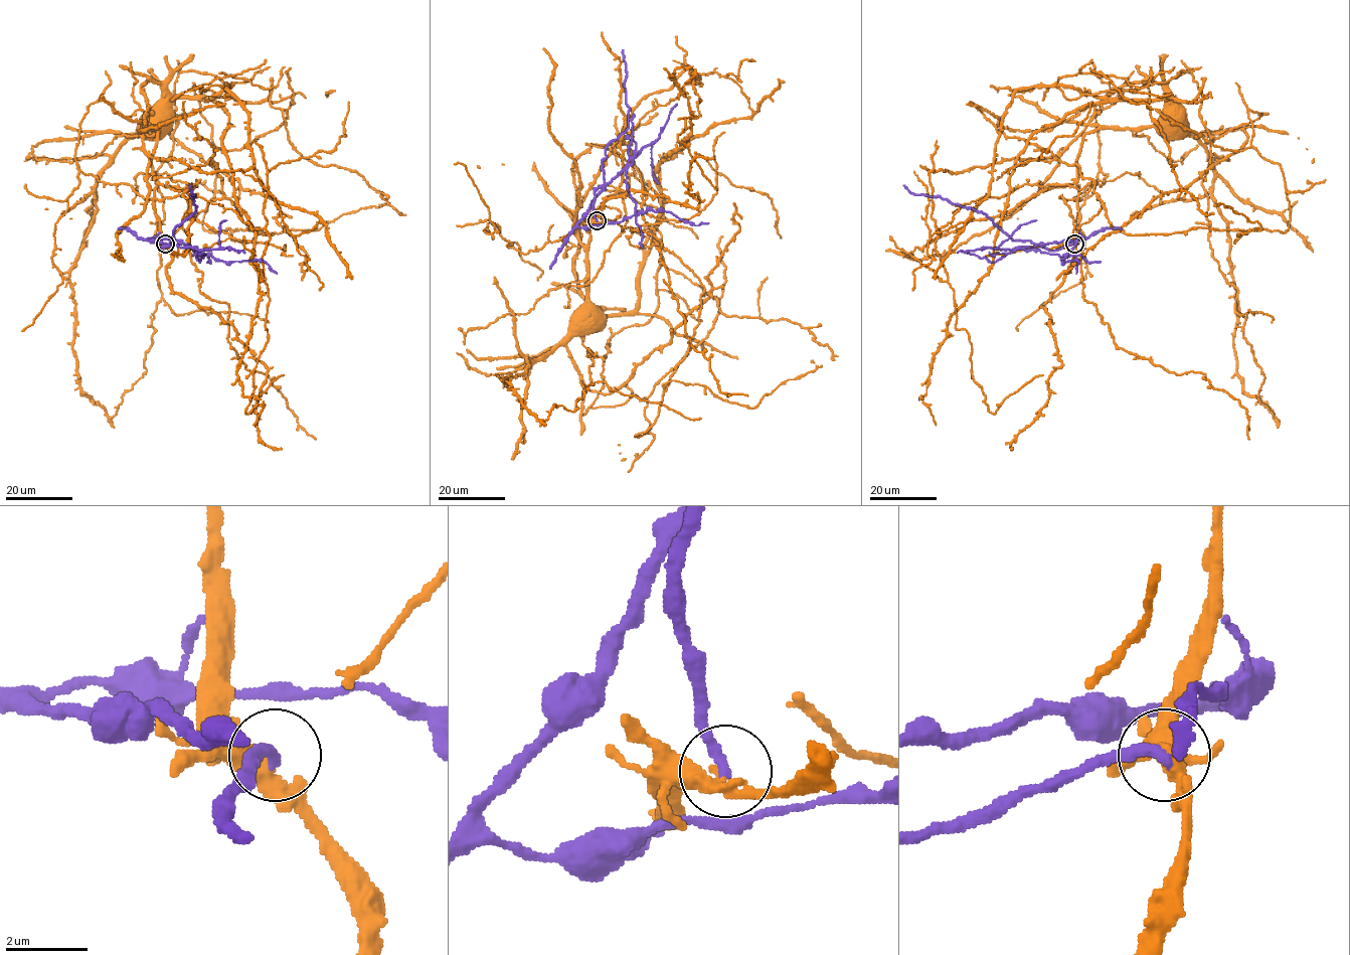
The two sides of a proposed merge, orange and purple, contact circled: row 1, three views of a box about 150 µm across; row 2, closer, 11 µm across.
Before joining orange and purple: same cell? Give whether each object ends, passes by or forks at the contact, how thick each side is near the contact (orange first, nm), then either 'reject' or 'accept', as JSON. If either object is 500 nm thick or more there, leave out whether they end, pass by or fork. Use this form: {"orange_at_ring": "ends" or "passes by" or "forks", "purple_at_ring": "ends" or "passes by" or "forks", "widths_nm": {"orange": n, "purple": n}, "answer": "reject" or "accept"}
{"orange_at_ring": "passes by", "purple_at_ring": "ends", "widths_nm": {"orange": 360, "purple": 280}, "answer": "reject"}

